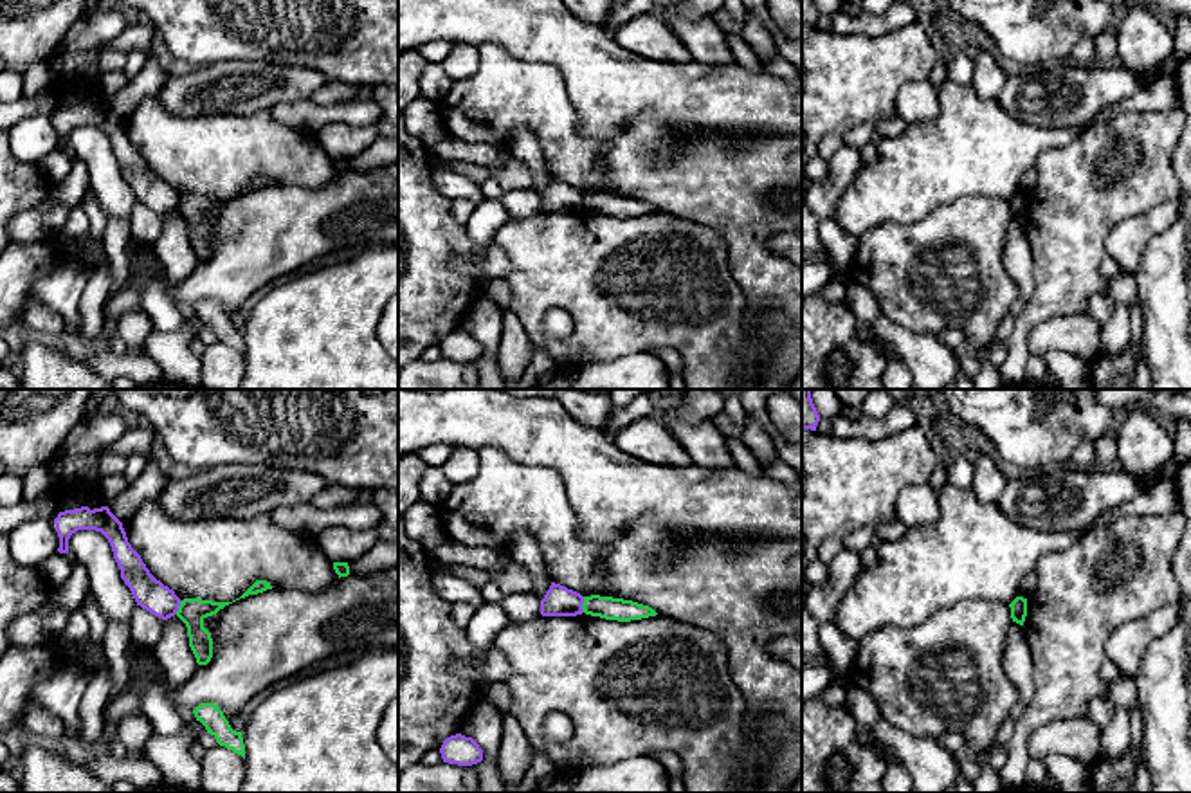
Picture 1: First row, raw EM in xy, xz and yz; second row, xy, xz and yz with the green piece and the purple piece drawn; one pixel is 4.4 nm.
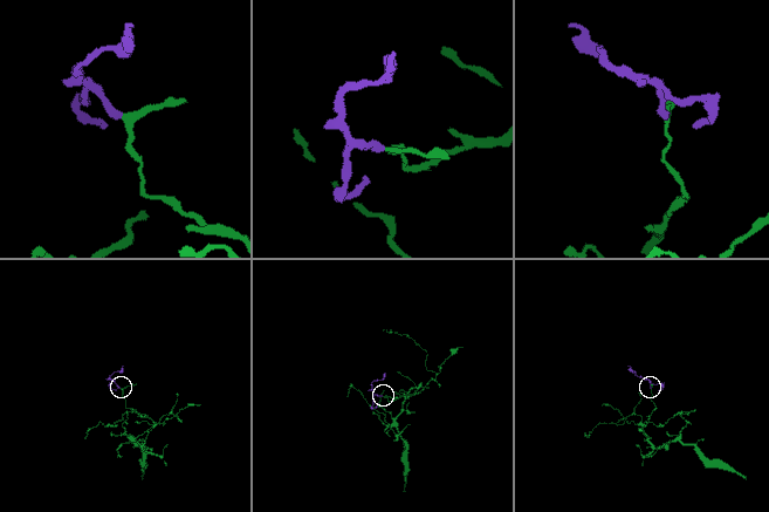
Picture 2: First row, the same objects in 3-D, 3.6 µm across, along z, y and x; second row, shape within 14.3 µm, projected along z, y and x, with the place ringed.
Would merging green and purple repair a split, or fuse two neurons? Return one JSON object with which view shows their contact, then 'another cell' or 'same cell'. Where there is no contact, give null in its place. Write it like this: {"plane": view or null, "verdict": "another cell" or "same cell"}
{"plane": "xz", "verdict": "another cell"}

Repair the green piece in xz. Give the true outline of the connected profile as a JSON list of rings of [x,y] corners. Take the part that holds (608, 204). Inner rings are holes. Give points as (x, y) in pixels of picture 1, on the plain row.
[[[600,191],[584,193],[582,205],[586,211],[618,218],[641,216],[658,211],[649,202]]]

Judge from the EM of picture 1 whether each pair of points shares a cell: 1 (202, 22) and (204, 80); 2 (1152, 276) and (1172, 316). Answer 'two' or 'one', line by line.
1: two
2: one

